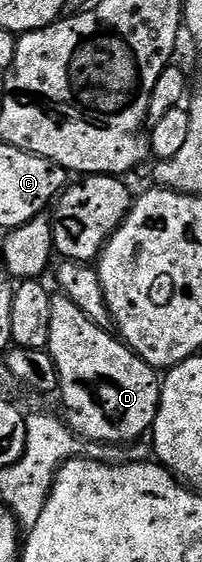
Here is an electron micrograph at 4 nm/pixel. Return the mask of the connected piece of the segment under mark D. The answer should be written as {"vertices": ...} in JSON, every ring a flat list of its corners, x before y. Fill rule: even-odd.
{"vertices":[[58,294,54,296,52,302,52,334,50,335,49,346,50,357,56,362,56,370,58,371,58,392,62,396,62,404,67,408,64,413,64,419,83,440,94,440,98,444,132,444,143,439,142,436,151,431,156,422,156,414,160,406,160,398,162,397,162,380,159,373,151,368,149,364,135,354,135,352,126,345,113,331,96,326,96,322,89,320,84,314,84,310,80,310,80,306,76,306,76,302,72,302,67,296]]}

